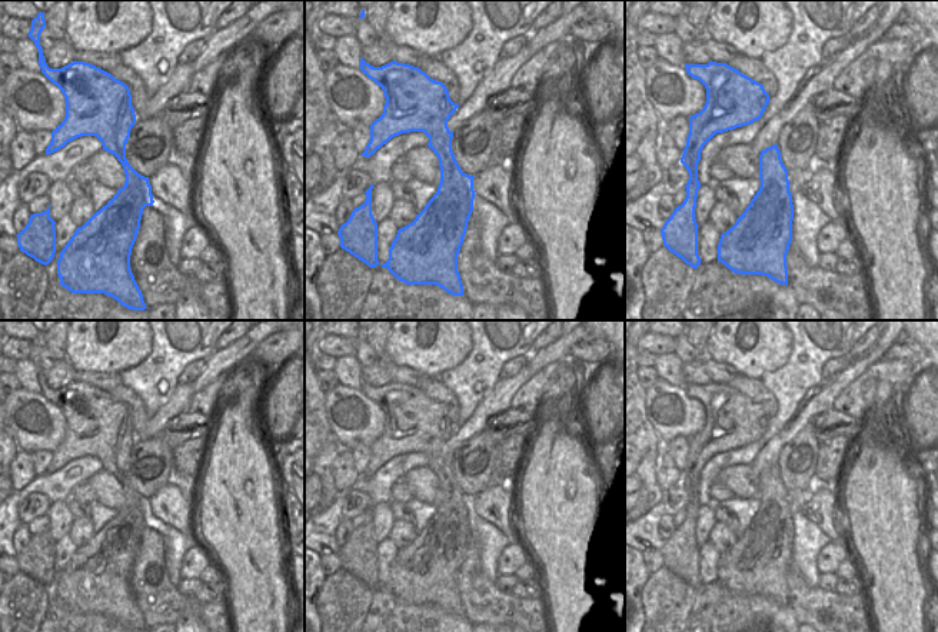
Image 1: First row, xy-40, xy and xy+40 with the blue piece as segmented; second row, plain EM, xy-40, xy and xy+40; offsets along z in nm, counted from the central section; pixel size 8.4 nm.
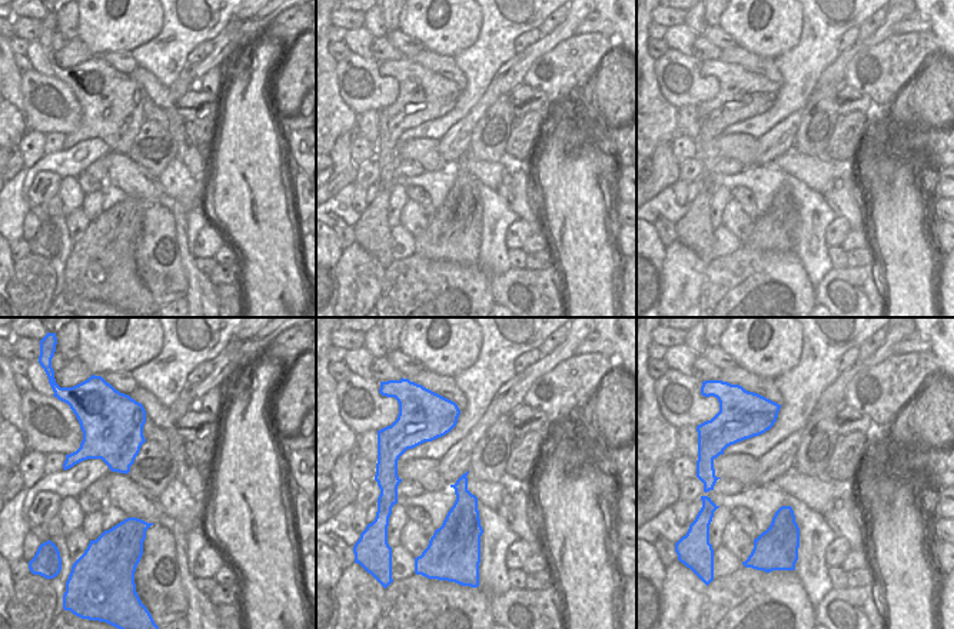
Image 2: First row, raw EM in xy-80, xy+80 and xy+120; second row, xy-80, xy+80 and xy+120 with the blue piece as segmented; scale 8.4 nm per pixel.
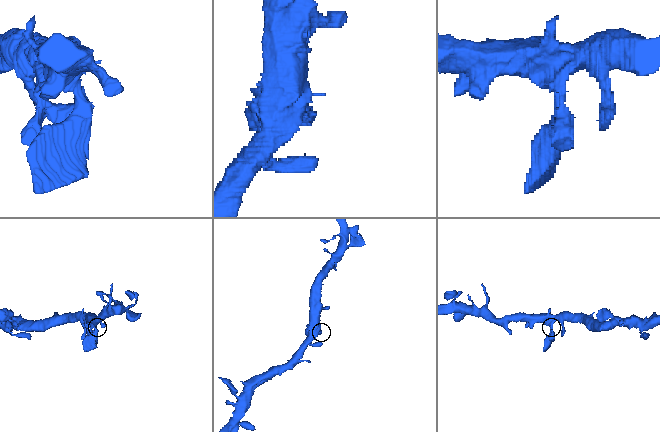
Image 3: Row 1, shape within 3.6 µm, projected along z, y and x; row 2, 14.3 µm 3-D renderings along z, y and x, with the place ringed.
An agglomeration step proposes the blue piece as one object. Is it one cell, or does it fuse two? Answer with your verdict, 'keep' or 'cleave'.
keep

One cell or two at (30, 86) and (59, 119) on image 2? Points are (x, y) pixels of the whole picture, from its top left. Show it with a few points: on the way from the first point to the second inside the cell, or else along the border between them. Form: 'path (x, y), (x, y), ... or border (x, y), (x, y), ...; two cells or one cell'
path (39, 95), (55, 110); one cell

